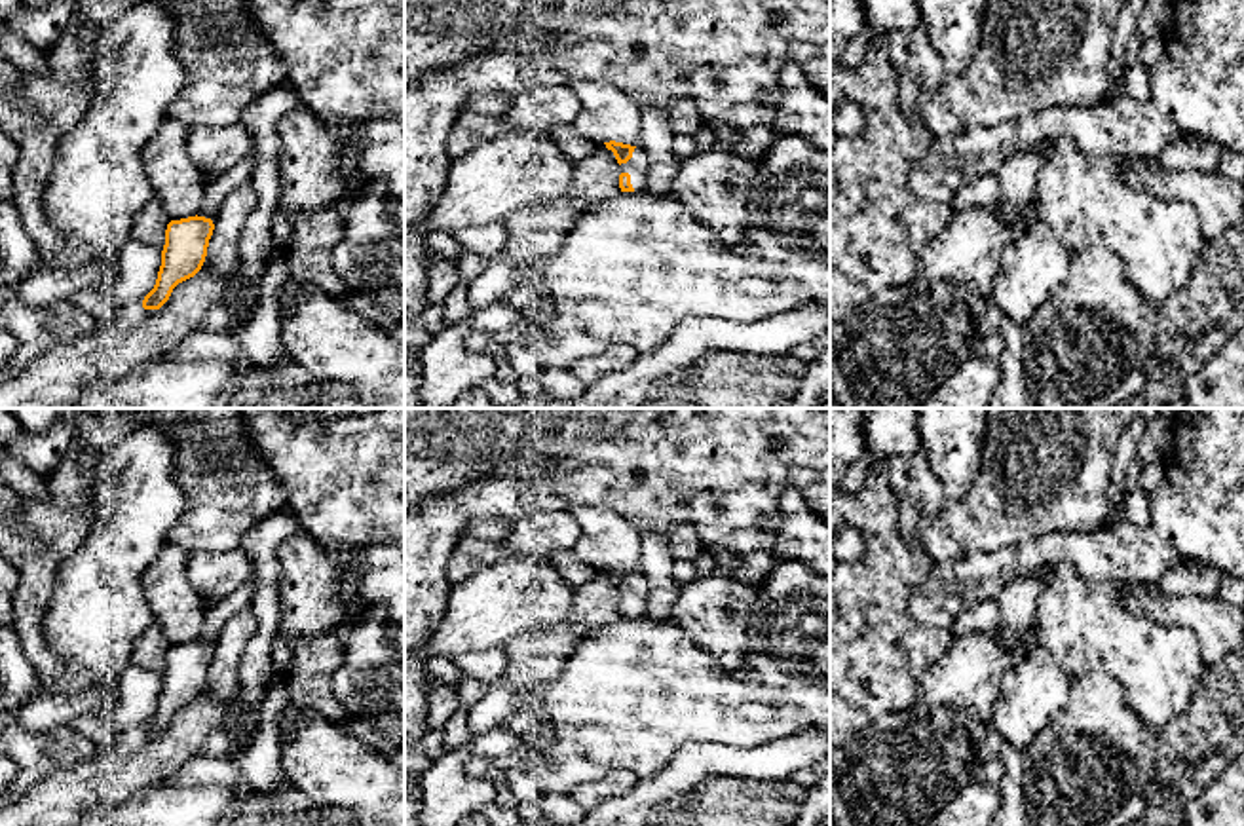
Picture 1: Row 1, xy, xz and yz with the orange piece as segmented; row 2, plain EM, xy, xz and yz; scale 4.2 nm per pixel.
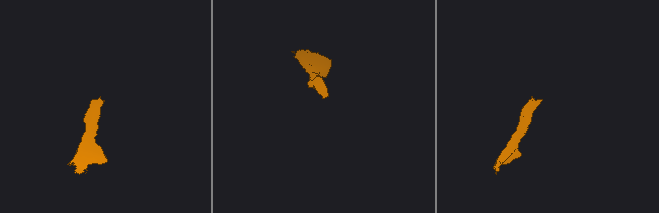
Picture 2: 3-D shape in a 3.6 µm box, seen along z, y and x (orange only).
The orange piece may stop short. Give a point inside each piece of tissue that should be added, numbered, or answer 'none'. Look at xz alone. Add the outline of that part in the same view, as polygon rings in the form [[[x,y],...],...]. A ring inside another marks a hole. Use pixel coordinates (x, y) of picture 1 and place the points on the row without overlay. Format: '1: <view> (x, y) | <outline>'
1: xz (637, 591) | [[[634,573],[632,583],[627,589],[621,589],[621,598],[631,600],[631,610],[634,615],[646,615],[646,594],[648,594],[648,583],[642,577],[642,573]]]

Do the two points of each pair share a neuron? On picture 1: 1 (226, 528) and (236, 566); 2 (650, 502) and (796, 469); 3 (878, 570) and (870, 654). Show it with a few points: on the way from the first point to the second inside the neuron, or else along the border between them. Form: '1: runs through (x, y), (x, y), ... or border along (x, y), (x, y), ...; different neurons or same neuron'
1: border along (238, 545), (194, 551), (190, 555); different neurons
2: runs through (686, 469), (760, 469); same neuron
3: runs through (878, 591), (880, 606), (870, 633); same neuron

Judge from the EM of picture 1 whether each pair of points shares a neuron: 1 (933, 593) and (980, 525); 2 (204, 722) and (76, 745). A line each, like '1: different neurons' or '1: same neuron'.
1: different neurons
2: different neurons

